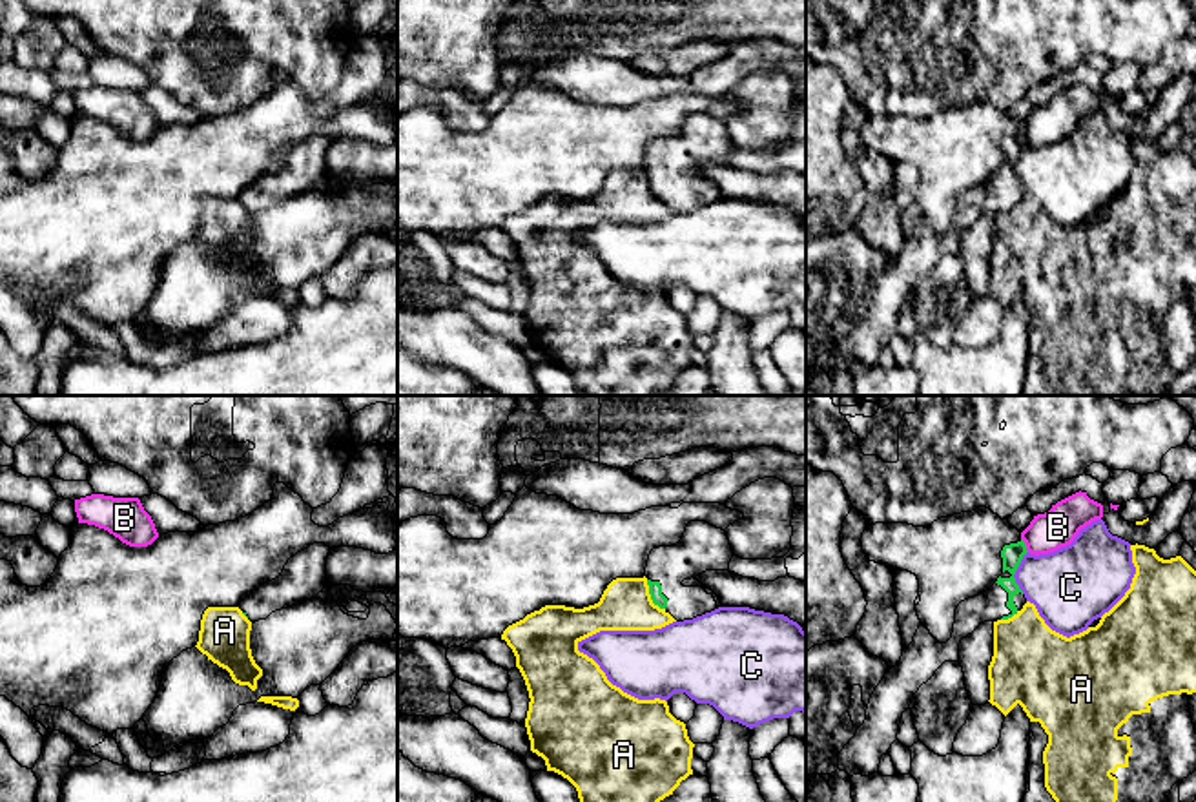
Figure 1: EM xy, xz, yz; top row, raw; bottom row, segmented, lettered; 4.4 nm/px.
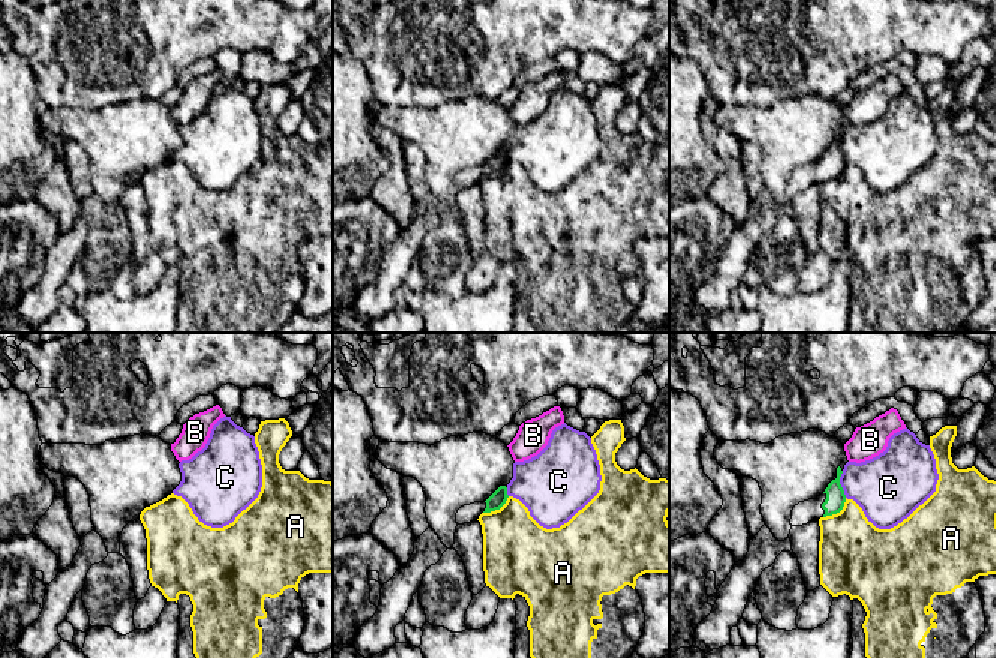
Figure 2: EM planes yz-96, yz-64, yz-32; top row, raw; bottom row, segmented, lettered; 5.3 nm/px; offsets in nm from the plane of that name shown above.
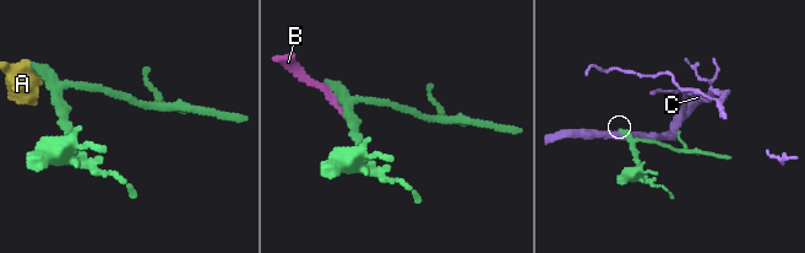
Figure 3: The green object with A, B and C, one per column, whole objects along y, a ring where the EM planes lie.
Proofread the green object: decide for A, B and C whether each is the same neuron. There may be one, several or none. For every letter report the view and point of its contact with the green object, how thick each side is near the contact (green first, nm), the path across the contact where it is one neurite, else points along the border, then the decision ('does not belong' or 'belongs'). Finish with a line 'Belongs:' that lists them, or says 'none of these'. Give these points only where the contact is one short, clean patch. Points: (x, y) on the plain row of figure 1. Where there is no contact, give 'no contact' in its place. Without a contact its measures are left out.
A: meets green in xz at (651, 188); 60 nm thick on the green side, 220 nm on the other; border along xz (646, 172), (649, 190), (664, 201); does not belong
B: meets green in yz at (1025, 137); 90 nm thick on the green side, 170 nm on the other; border along yz (1021, 130), (1029, 143); does not belong
C: meets green in yz at (1014, 164); 90 nm thick on the green side, 340 nm on the other; does not belong
Belongs: none of these

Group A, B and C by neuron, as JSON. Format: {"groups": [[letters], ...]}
{"groups": [["A"], ["B"], ["C"]]}

